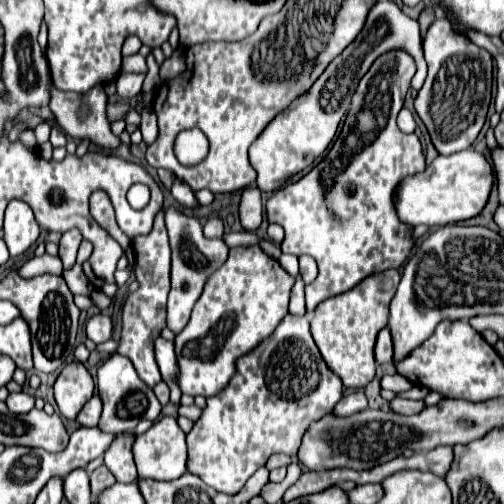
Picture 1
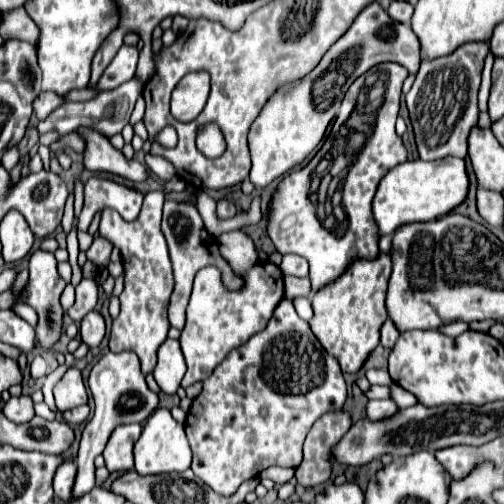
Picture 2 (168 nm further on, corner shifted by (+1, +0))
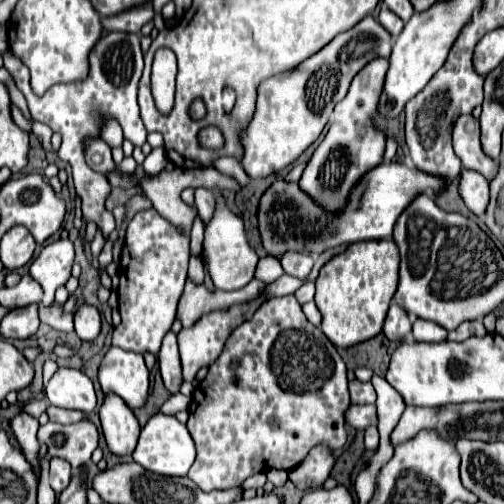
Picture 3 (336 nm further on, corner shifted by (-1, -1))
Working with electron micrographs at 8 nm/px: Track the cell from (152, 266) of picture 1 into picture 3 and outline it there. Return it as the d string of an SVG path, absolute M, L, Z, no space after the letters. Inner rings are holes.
M155 209L137 213L125 231L125 245L119 263L119 313L121 323L113 329L111 343L135 353L159 353L163 337L169 333L177 301L183 293L189 263L189 239L183 237Z

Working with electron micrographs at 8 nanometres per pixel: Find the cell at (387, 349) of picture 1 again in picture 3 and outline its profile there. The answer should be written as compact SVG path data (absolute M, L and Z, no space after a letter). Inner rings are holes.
M391 303L385 325L383 325L383 333L389 341L403 341L405 337L411 335L411 321L407 317L407 313L403 313L403 309L397 309L395 303Z

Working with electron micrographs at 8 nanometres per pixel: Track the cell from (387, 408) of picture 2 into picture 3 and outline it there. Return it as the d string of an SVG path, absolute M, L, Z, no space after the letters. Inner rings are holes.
M351 405L347 409L347 421L355 429L367 429L377 425L377 407L375 405Z

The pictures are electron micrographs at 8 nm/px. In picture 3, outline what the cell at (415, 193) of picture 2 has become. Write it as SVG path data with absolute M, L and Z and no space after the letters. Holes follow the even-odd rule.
M381 163L377 169L371 169L359 181L357 191L351 195L351 205L347 213L339 217L323 217L319 213L319 205L311 205L297 183L285 183L277 179L261 197L259 203L259 231L263 239L263 247L267 255L283 255L285 251L305 251L305 253L323 253L329 247L341 243L355 243L355 241L371 241L371 239L391 239L393 225L397 217L415 201L421 193L431 197L445 193L449 181L445 177L435 177L425 173L417 167L409 167L405 163Z

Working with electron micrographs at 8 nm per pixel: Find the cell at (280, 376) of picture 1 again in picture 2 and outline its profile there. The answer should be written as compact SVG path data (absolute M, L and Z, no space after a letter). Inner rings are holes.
M283 298L265 330L229 352L213 374L203 380L203 390L193 400L185 420L187 440L193 450L191 470L215 492L231 496L245 480L259 476L269 466L297 468L303 460L303 442L313 422L327 412L341 410L345 400L347 386L337 360L325 352L309 324L297 316L293 300Z

